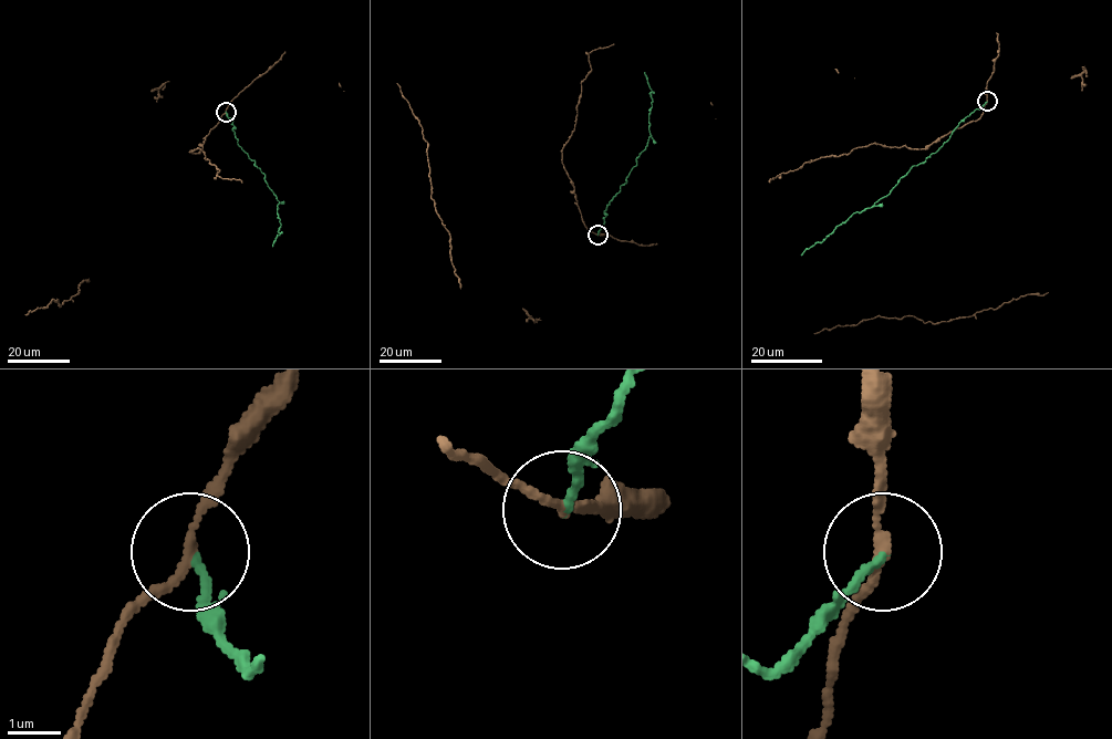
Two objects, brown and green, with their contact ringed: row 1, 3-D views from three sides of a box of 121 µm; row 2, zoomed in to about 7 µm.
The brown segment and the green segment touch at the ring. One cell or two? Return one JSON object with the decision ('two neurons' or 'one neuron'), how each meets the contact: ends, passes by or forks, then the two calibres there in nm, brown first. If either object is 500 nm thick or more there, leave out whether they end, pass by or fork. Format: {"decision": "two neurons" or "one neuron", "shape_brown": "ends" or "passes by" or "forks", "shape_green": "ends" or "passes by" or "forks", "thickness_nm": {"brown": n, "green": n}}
{"decision": "two neurons", "shape_brown": "passes by", "shape_green": "ends", "thickness_nm": {"brown": 160, "green": 140}}

